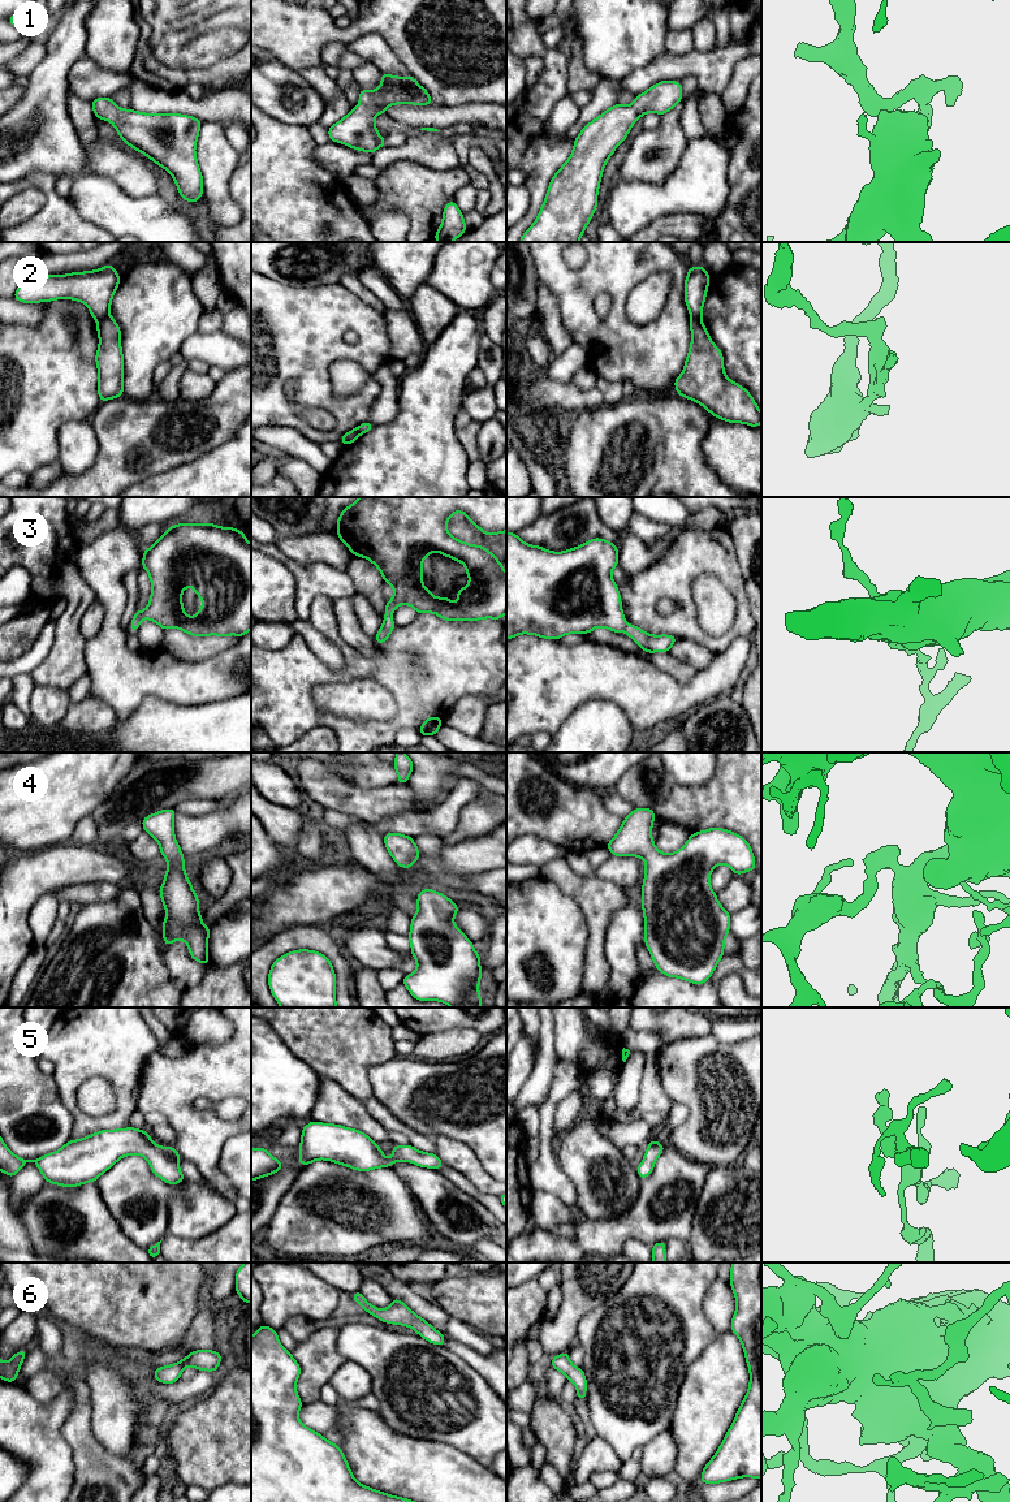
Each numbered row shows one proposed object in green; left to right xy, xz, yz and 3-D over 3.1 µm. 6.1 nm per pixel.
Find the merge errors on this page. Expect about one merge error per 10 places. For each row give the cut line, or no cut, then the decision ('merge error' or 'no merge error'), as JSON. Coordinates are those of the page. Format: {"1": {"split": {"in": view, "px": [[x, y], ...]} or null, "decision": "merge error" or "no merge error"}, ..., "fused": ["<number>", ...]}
{"1": {"split": null, "decision": "no merge error"}, "2": {"split": {"in": "xy", "px": [[108, 314], [98, 323]]}, "decision": "merge error"}, "3": {"split": null, "decision": "no merge error"}, "4": {"split": null, "decision": "no merge error"}, "5": {"split": null, "decision": "no merge error"}, "6": {"split": null, "decision": "no merge error"}, "fused": ["2"]}

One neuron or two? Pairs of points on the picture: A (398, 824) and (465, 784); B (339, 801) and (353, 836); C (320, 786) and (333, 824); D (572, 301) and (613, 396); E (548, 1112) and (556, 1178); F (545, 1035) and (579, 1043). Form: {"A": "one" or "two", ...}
{"A": "one", "B": "two", "C": "two", "D": "two", "E": "one", "F": "two"}

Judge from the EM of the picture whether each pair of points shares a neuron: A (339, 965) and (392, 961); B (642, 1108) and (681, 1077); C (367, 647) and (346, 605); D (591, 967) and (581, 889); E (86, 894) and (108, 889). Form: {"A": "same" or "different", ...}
{"A": "different", "B": "different", "C": "same", "D": "same", "E": "same"}

